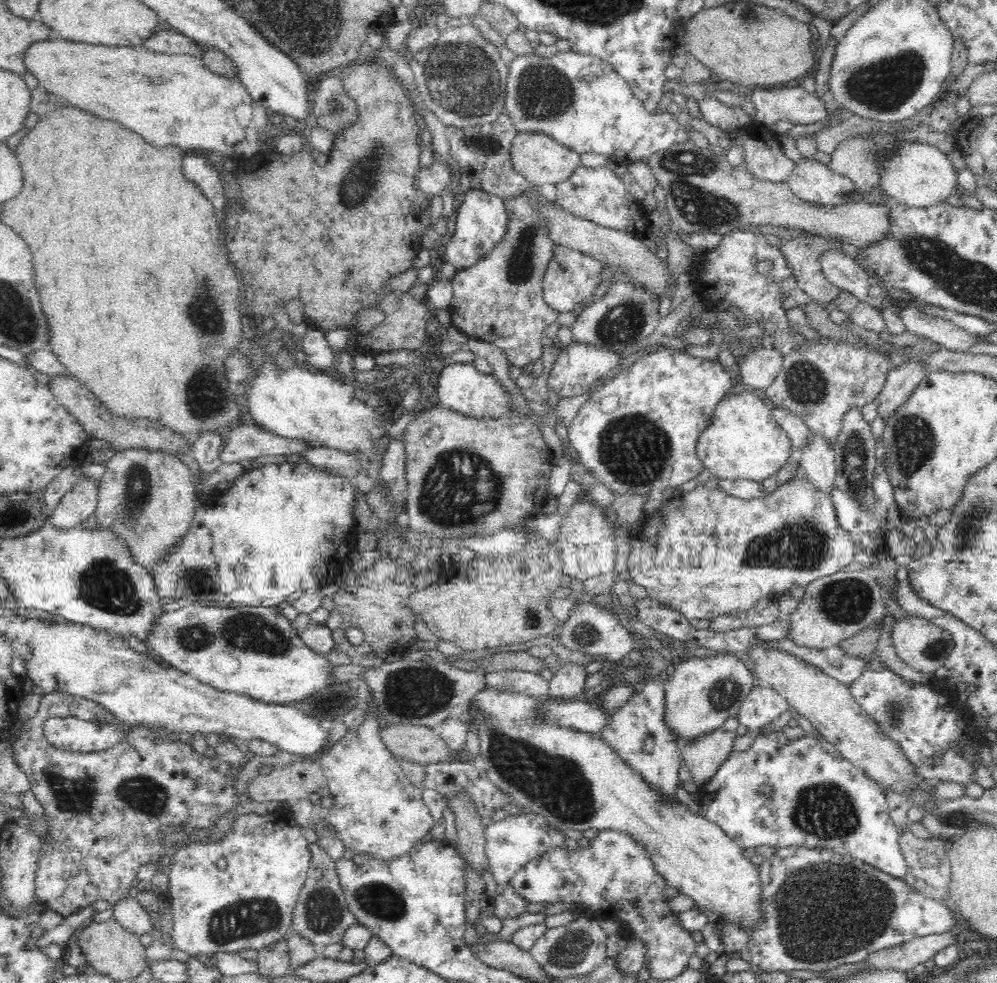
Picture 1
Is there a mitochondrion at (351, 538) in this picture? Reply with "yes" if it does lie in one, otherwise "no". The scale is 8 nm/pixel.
no

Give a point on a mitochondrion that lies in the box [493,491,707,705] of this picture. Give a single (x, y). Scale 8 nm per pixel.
(585, 636)

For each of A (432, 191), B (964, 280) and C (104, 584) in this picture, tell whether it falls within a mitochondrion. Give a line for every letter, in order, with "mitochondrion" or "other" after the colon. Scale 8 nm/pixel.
A: other
B: mitochondrion
C: mitochondrion

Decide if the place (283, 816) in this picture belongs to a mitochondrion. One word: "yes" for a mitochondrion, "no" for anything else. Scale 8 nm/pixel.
no

